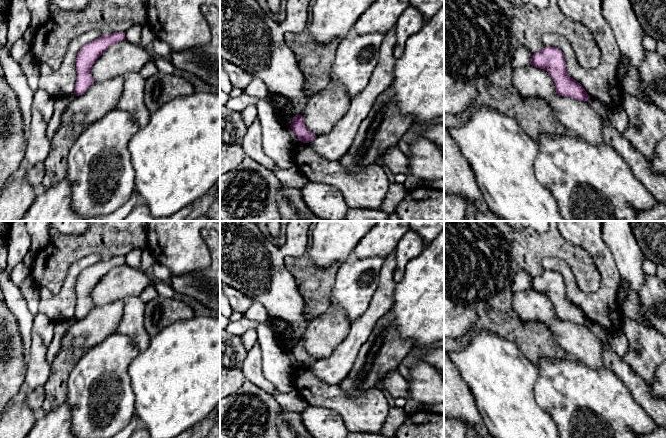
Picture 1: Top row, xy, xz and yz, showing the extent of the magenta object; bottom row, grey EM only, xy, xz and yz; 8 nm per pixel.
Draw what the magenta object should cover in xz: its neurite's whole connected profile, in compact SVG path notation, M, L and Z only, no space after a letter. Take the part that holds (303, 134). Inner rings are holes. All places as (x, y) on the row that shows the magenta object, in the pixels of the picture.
M298 115L293 119L290 128L293 130L299 141L303 143L309 143L317 137L307 129L304 124L304 117L301 115Z

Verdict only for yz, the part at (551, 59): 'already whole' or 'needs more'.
already whole

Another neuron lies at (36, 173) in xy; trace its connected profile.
M37 163L32 165L26 173L25 179L29 184L39 190L41 188L42 181L45 177L45 166L44 163Z

